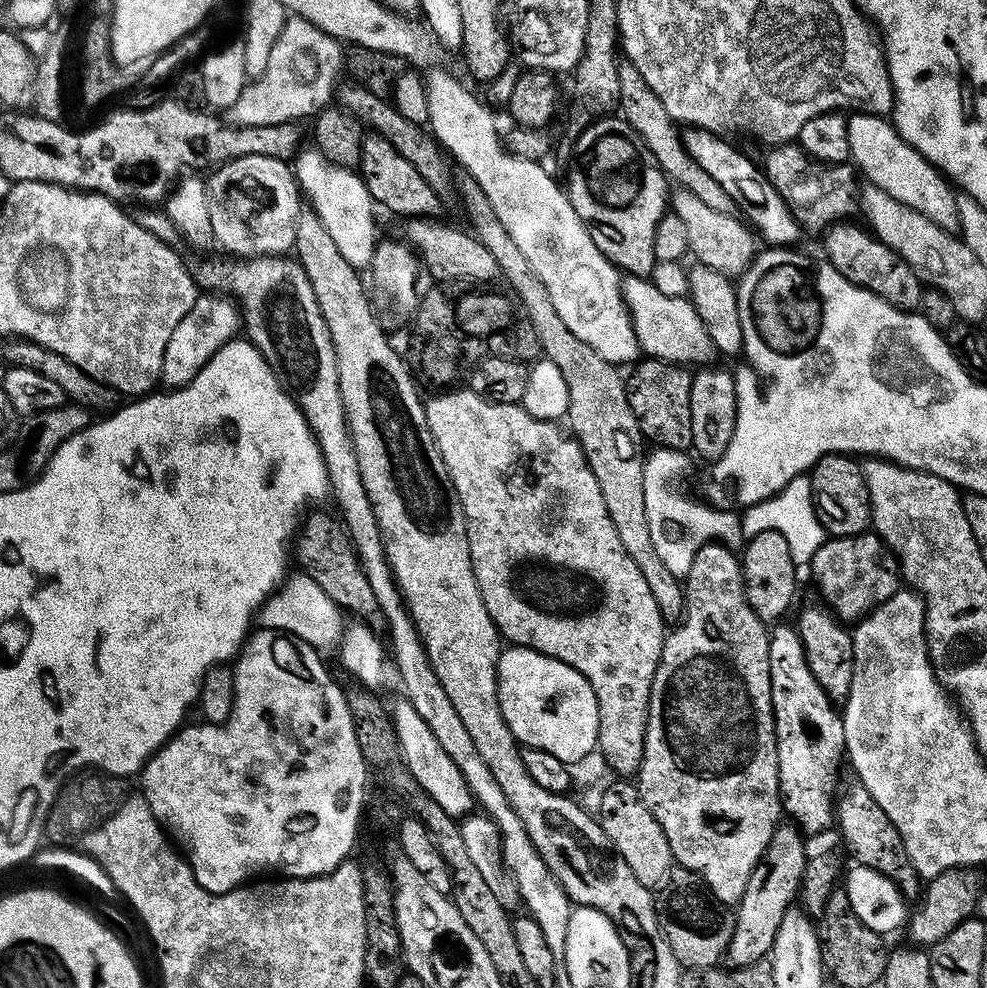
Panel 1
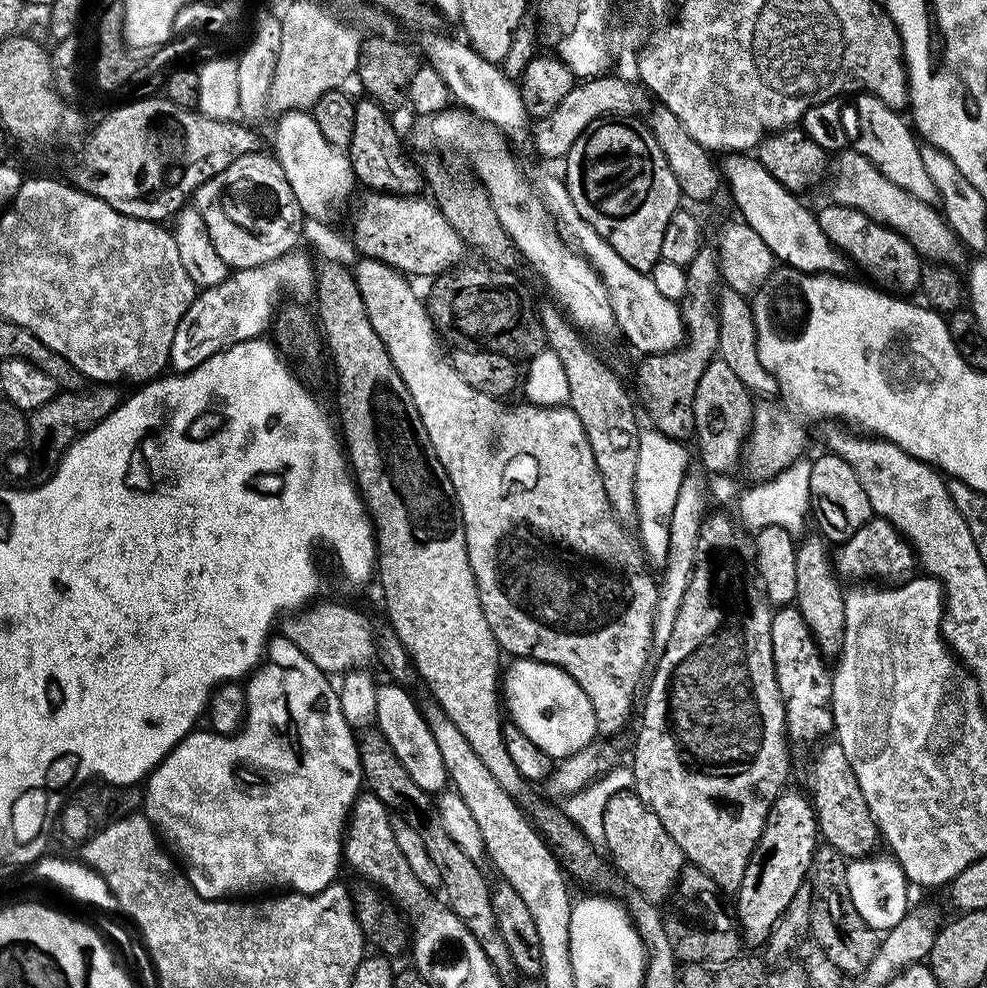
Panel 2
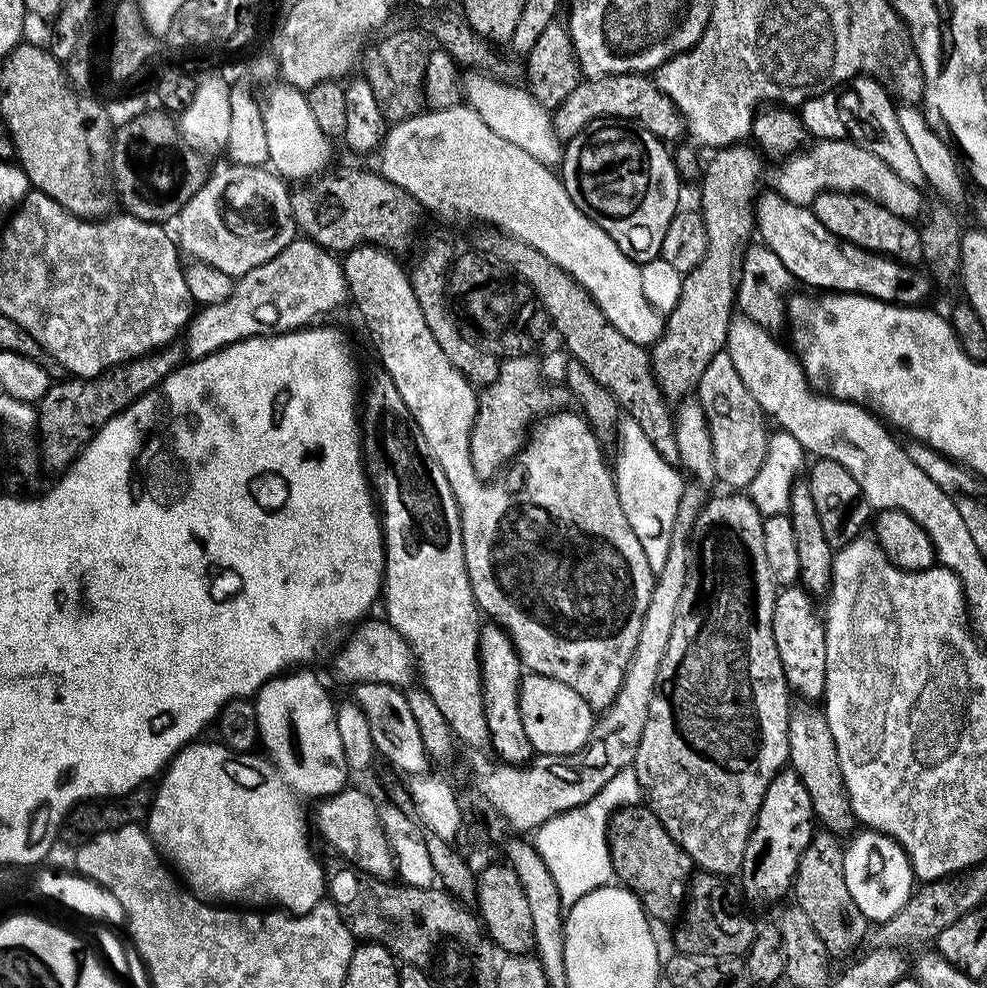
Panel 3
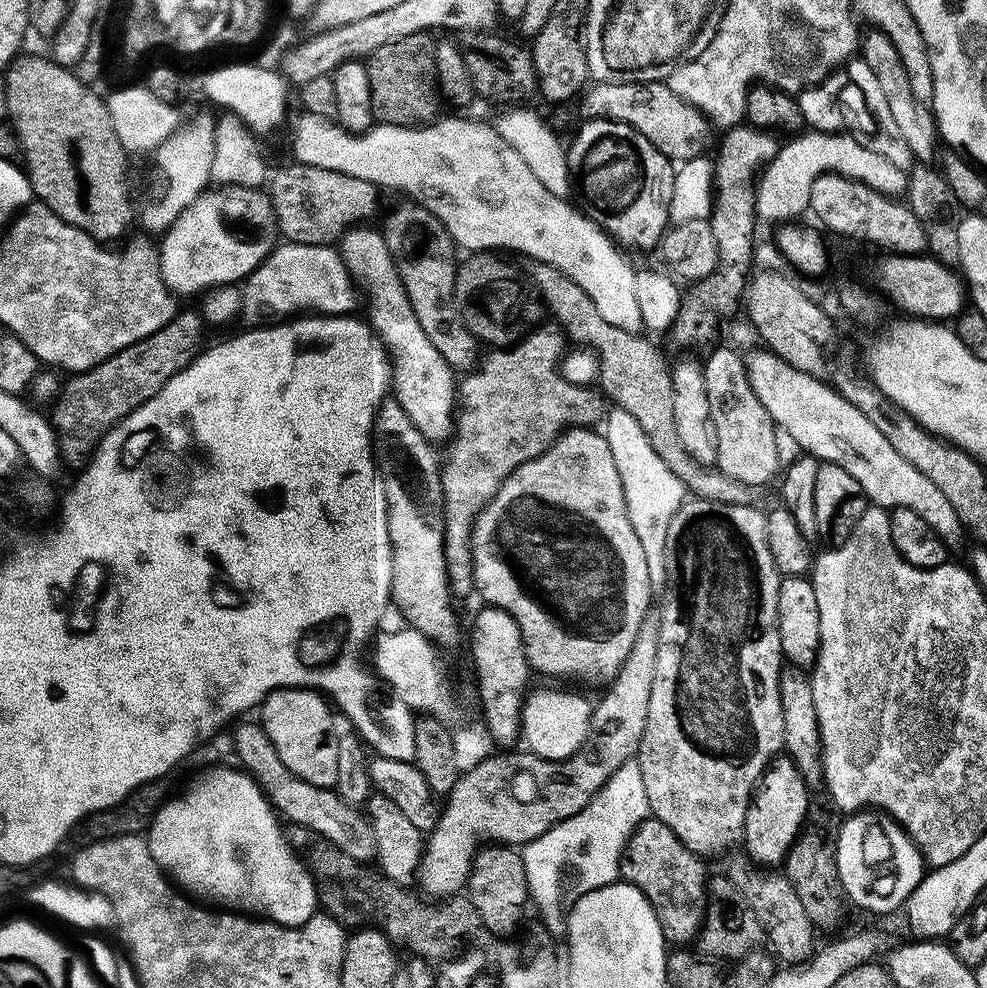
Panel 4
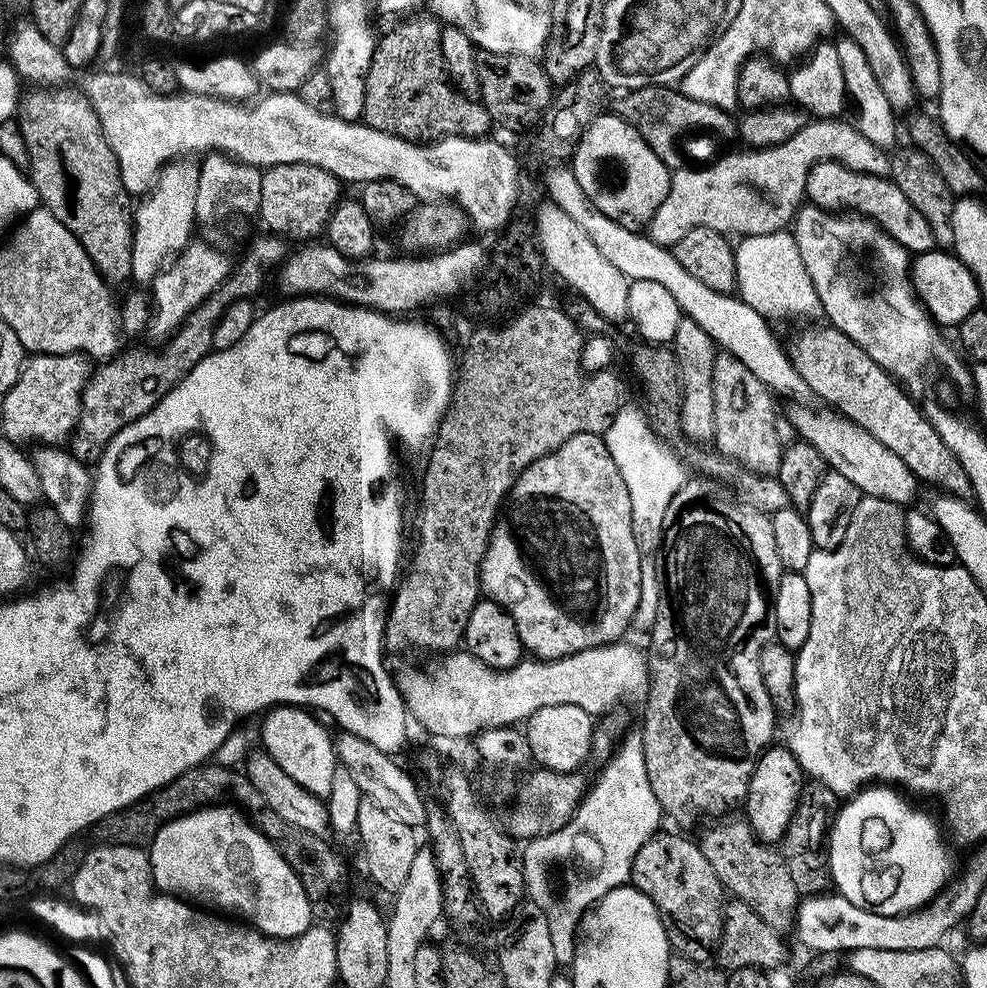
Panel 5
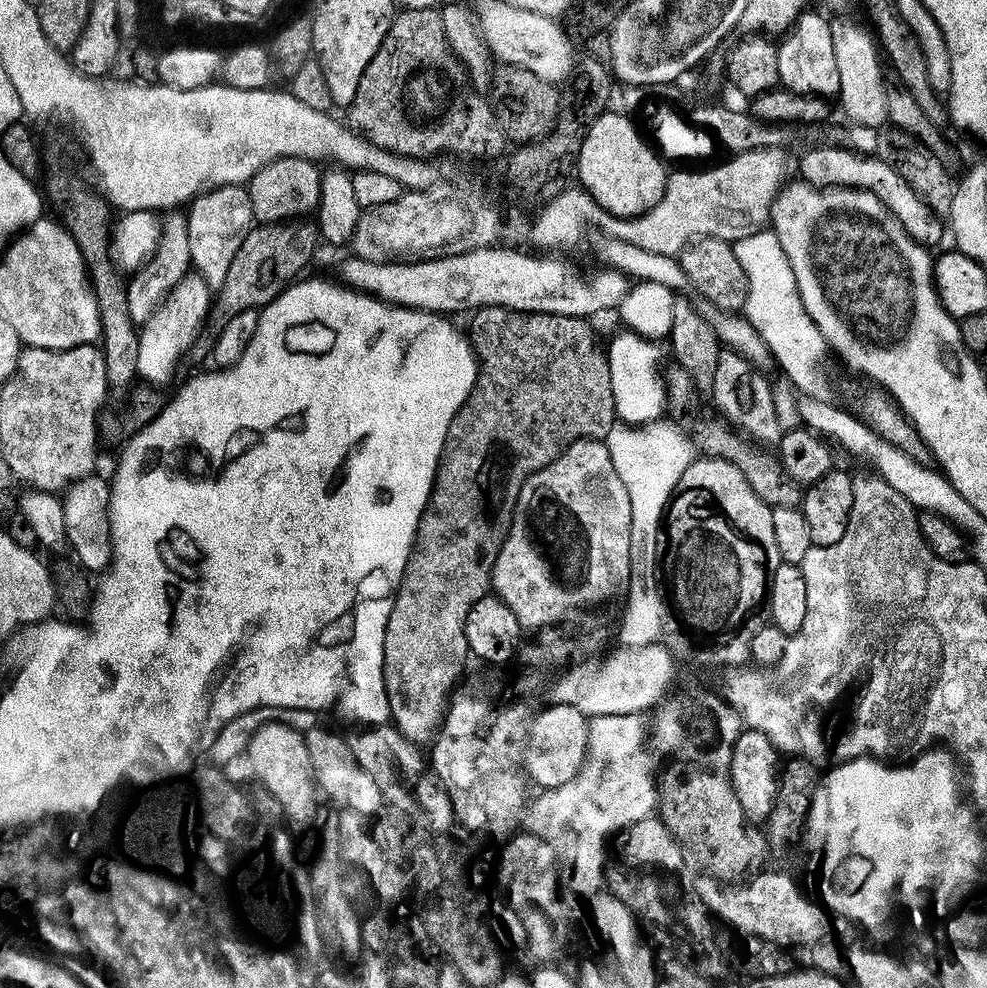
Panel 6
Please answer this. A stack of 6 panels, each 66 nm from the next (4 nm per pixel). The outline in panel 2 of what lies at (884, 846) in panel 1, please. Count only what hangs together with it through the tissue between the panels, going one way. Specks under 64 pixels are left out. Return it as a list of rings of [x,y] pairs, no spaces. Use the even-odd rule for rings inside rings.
[[[830,740],[826,743],[828,744],[819,750],[808,776],[808,784],[811,790],[809,790],[810,800],[816,814],[819,835],[827,845],[841,853],[845,859],[853,860],[869,856],[877,849],[875,848],[876,844],[879,845],[879,828],[869,814],[869,806],[867,806],[866,800],[862,796],[861,786],[859,786],[858,780],[854,775],[853,767],[850,766],[846,752],[843,750],[841,744],[835,740]]]

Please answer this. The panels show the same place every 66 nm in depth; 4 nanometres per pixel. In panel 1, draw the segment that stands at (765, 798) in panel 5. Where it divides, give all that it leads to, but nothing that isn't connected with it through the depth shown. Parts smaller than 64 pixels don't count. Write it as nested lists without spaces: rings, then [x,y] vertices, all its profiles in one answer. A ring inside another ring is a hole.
[[[793,823],[777,825],[763,857],[750,874],[745,893],[735,907],[730,946],[725,952],[725,961],[729,967],[752,965],[771,953],[778,926],[789,911],[792,898],[795,899],[799,891],[807,864],[808,850],[802,839],[803,833]]]

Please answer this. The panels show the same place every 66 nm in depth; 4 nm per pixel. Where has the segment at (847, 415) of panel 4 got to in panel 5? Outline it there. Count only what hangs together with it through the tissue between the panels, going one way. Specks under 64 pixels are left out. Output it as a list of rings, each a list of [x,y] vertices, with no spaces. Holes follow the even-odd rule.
[[[812,406],[794,408],[790,417],[796,427],[797,437],[814,446],[831,471],[846,474],[846,478],[850,478],[850,482],[854,482],[863,495],[881,496],[901,506],[911,505],[915,501],[912,499],[916,496],[917,476],[909,470],[906,462],[902,462],[902,458],[898,458],[898,454],[886,450],[878,438],[866,434],[866,430],[858,427],[853,420],[845,420],[835,411],[815,412]]]

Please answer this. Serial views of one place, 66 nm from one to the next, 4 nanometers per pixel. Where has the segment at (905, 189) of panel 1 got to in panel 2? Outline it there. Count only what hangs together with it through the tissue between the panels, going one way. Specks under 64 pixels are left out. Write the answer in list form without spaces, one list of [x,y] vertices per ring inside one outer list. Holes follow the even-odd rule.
[[[861,91],[855,100],[856,120],[860,123],[860,137],[857,138],[856,144],[854,140],[855,151],[870,158],[870,162],[874,162],[874,166],[878,166],[878,170],[882,170],[886,178],[890,178],[890,182],[910,190],[914,198],[922,198],[922,202],[927,204],[936,204],[940,192],[934,186],[934,181],[922,162],[922,144],[917,133],[910,127],[909,121],[905,117],[904,121],[900,117],[903,115],[897,109],[886,106],[886,102],[882,102],[882,98],[878,98],[872,92]]]

